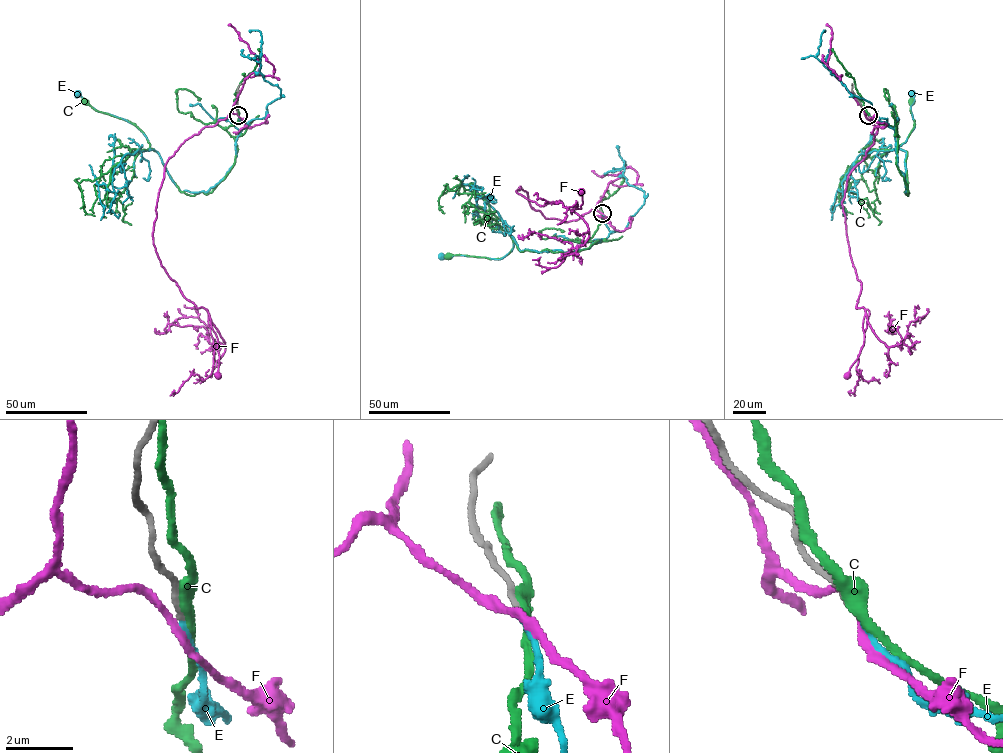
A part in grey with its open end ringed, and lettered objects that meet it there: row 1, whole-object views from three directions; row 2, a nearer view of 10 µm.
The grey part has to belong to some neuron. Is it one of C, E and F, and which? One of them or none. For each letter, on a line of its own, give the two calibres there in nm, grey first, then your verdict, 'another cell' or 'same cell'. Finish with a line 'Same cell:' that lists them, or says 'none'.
C: 220 nm thick on the grey side, 380 nm on the other; another cell
E: 170 nm thick on the grey side, 160 nm on the other; same cell
F: 180 nm thick on the grey side, 200 nm on the other; another cell
Same cell: E

